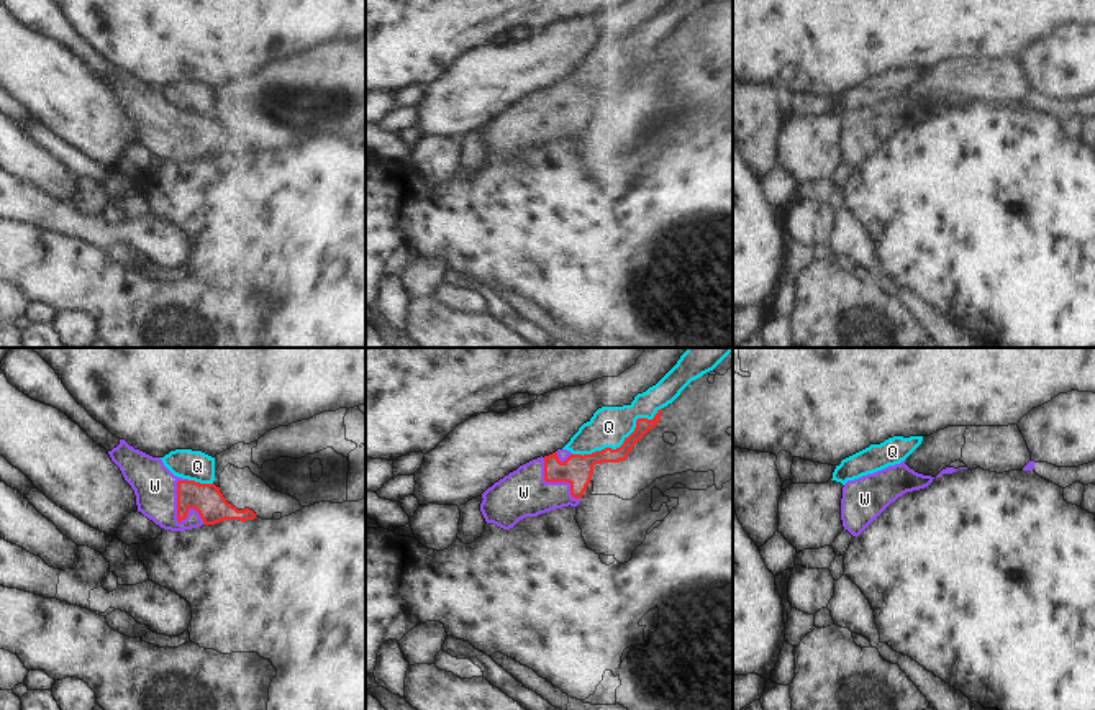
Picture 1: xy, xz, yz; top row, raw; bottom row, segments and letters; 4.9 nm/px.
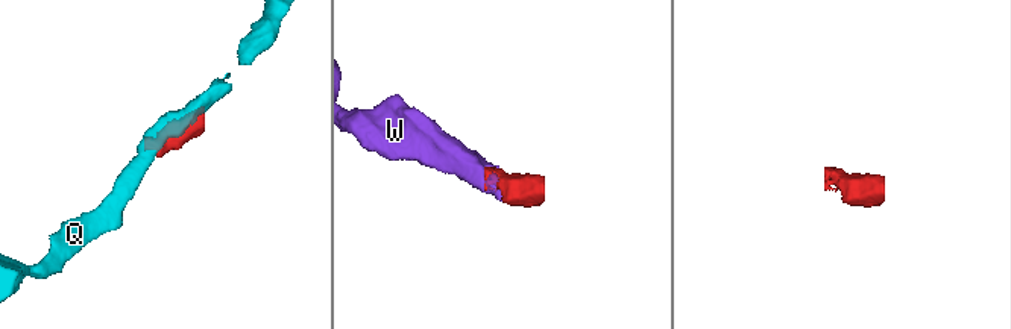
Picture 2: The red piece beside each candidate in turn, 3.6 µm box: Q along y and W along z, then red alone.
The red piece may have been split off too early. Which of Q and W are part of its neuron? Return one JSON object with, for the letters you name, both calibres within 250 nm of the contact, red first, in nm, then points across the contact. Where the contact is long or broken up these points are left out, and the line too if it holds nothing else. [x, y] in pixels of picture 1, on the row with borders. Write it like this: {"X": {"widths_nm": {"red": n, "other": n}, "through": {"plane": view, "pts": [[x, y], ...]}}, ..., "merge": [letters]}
{"W": {"widths_nm": {"red": 150, "other": 220}, "through": {"plane": "xy", "pts": [[207, 499], [177, 517], [154, 486]]}}, "merge": ["W"]}

